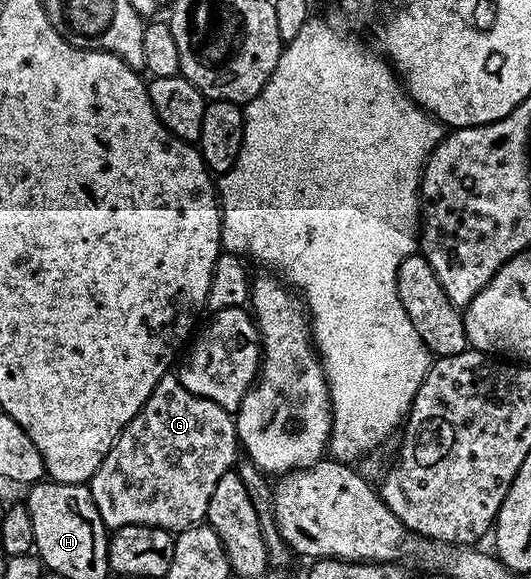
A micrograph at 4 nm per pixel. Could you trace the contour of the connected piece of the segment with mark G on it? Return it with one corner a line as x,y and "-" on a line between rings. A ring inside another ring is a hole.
168,372
159,380
156,388
152,388
148,400
140,408
140,412
136,412
133,420
122,429
121,436
114,441
112,448
104,456
100,468
96,468
96,472
91,476
88,485
92,492
92,500
96,504
96,512
100,512
100,520
104,520
106,529
110,532
119,530
122,526
155,526
161,530
171,532
184,530
188,526
197,526
205,519
208,512
208,500
212,500
212,492
216,488
216,480
220,480
220,476
224,476
231,470
239,454
240,443
235,415
210,399
193,395
187,388
184,388
184,384
181,383
177,376

